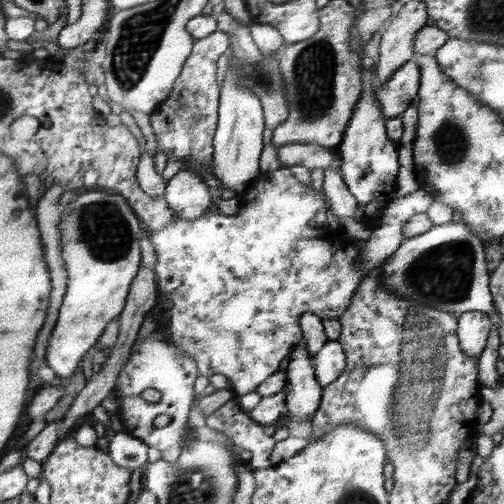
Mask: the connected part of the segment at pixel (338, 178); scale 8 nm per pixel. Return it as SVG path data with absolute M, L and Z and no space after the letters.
M340 166L324 170L323 189L332 212L340 218L356 220L358 201L347 189L340 173Z

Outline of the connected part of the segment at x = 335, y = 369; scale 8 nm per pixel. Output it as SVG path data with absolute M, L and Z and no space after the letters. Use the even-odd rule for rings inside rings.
M337 340L326 342L313 359L317 381L323 386L334 382L346 368L346 355Z

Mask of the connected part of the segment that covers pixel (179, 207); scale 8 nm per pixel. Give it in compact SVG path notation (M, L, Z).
M184 170L169 181L163 202L169 204L180 219L198 220L210 211L214 193L200 173Z

